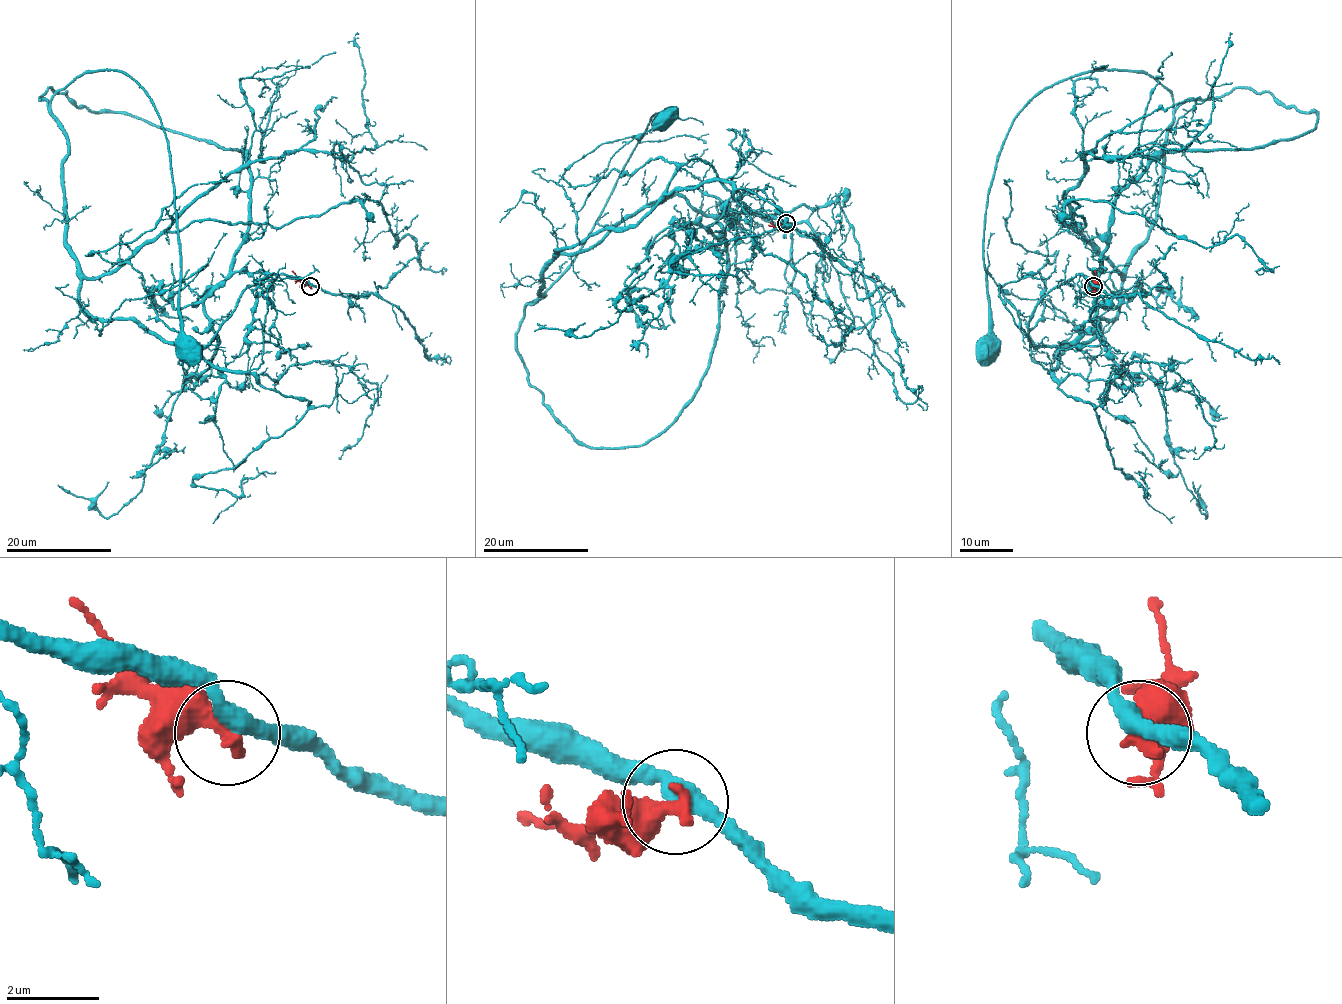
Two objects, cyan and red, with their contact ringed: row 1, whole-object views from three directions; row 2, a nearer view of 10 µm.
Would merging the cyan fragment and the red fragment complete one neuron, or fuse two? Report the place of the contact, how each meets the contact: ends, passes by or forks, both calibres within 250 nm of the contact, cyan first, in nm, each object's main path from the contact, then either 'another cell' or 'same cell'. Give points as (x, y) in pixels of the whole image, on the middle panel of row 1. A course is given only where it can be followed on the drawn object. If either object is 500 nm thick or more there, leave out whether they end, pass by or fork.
at (786, 223); cyan passes by; red ends there; 360 nm thick on the cyan side, 480 nm on the other; cyan runs (786, 224), (688, 160), (635, 224), (556, 250), (543, 295), (527, 303), (576, 254), (650, 118), (666, 117); red runs (786, 224), (769, 225); another cell

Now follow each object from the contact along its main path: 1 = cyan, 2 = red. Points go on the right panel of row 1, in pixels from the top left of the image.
1: (1093, 285), (1056, 285), (1030, 340), (1114, 318), (1172, 120), (1142, 72), (1017, 116), (986, 348)
2: (1093, 286), (1095, 270)

